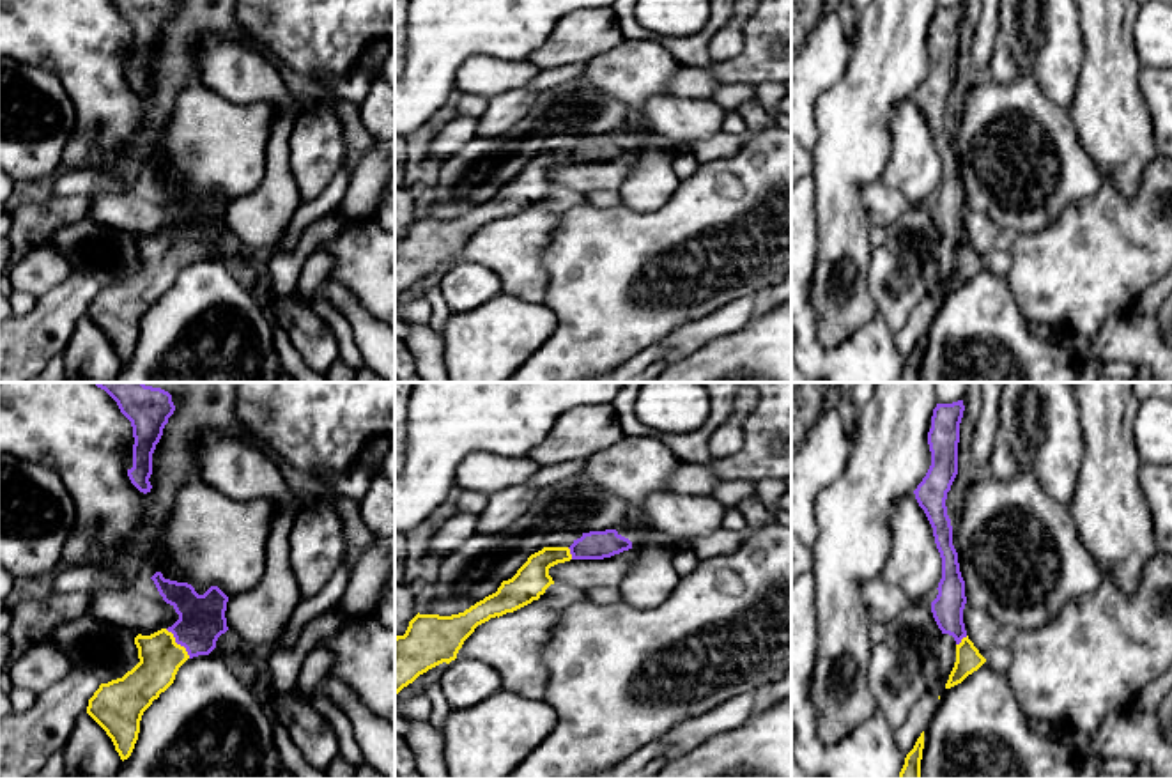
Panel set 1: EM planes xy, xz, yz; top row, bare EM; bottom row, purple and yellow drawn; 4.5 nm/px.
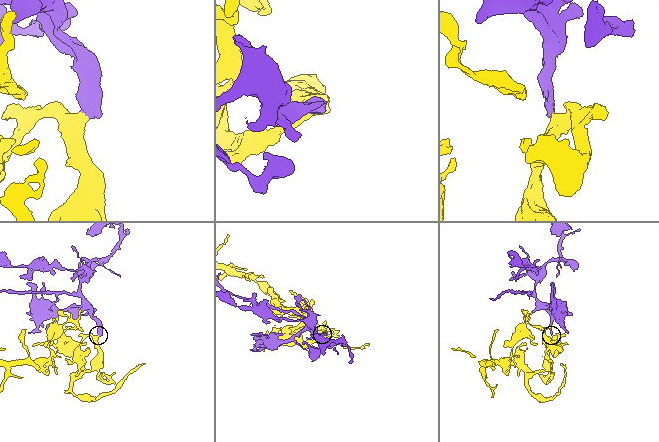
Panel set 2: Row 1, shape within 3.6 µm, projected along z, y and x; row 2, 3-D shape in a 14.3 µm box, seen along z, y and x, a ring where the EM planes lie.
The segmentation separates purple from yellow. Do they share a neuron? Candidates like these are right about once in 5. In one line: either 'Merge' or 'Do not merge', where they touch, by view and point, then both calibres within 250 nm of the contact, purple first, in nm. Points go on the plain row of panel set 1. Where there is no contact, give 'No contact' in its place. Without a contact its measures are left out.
Merge. Touches purple at xy (177, 246). Thickness 220 nm (purple) against 190 nm

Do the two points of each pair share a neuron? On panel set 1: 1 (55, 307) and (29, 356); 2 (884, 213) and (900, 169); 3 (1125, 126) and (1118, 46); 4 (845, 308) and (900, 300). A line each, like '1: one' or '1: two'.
1: one
2: two
3: one
4: two

